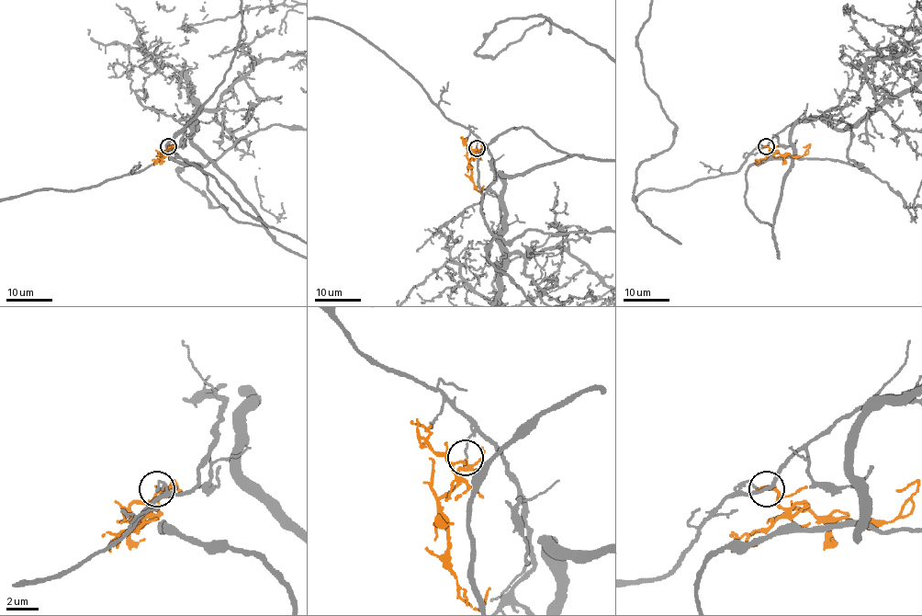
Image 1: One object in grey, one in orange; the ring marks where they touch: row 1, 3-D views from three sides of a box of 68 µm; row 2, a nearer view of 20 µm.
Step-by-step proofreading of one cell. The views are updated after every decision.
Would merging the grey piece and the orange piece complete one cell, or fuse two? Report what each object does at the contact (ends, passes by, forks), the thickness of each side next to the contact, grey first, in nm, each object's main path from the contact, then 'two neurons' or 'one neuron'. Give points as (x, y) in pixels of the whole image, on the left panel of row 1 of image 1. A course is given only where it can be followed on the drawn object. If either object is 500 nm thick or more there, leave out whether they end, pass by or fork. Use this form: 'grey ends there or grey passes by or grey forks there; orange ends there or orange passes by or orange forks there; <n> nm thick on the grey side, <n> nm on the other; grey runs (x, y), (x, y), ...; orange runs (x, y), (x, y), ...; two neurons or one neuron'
grey ends there; orange forks there; 120 nm thick on the grey side, 120 nm on the other; grey runs (168, 146), (156, 162), (137, 172), (110, 177), (95, 186), (74, 190), (36, 189), (19, 197); orange runs (167, 146), (163, 157), (172, 145), (174, 146); two neurons

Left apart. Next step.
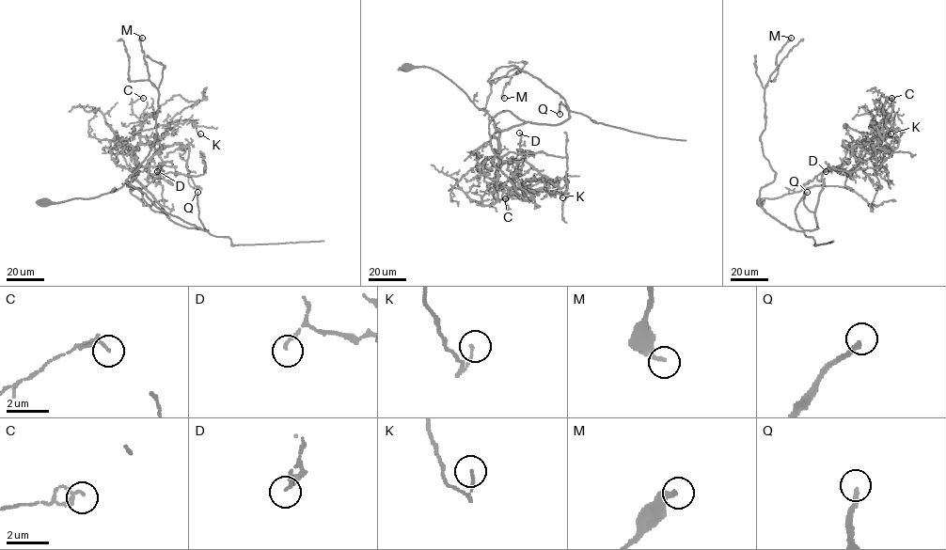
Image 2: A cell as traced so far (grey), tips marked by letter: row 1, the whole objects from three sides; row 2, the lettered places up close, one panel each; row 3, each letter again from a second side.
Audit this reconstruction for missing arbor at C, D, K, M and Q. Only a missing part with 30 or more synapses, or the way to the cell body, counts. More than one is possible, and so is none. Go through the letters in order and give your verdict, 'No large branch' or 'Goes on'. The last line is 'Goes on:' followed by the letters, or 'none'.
C: No large branch
D: No large branch
K: No large branch
M: No large branch
Q: Goes on
Goes on: Q

